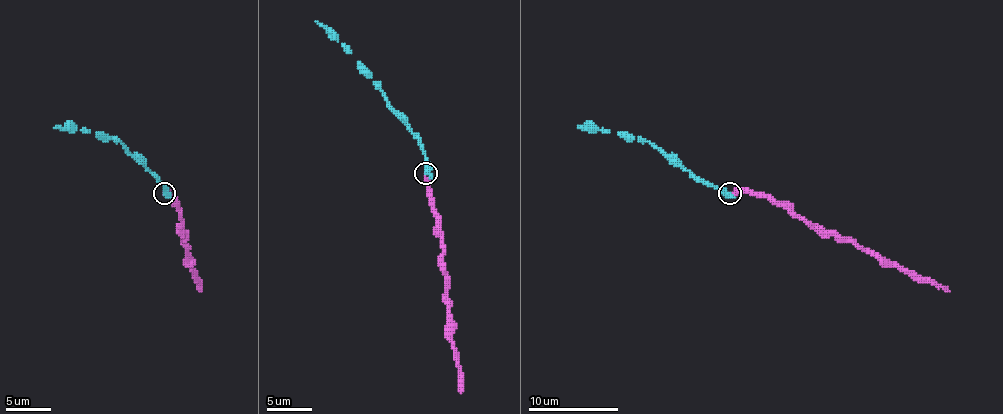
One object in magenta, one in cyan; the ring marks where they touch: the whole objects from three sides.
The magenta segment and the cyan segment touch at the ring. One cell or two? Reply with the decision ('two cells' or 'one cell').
two cells

